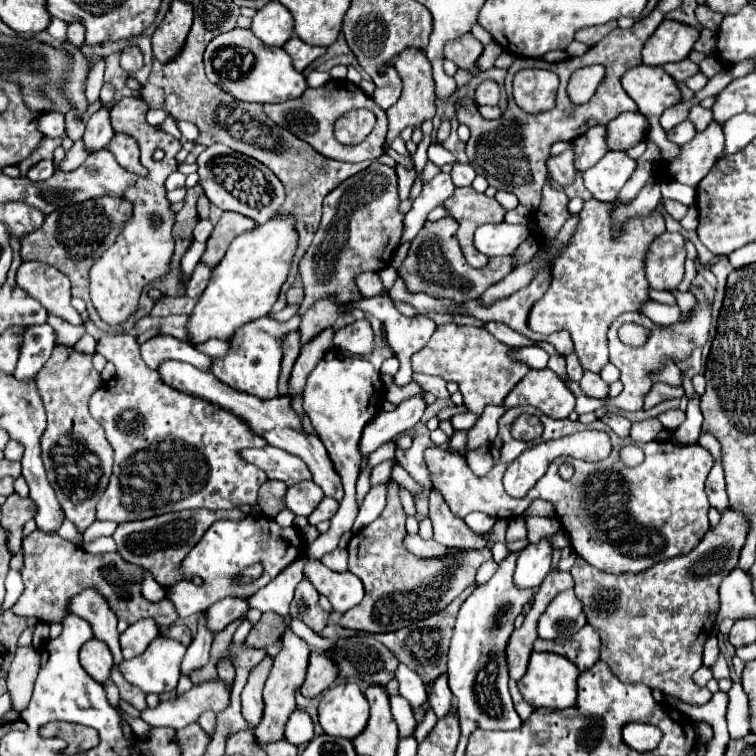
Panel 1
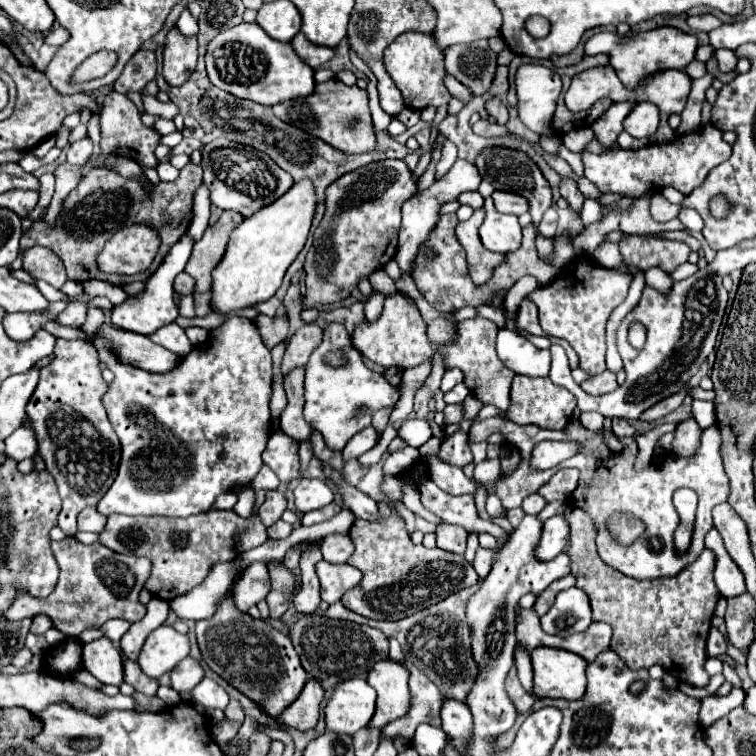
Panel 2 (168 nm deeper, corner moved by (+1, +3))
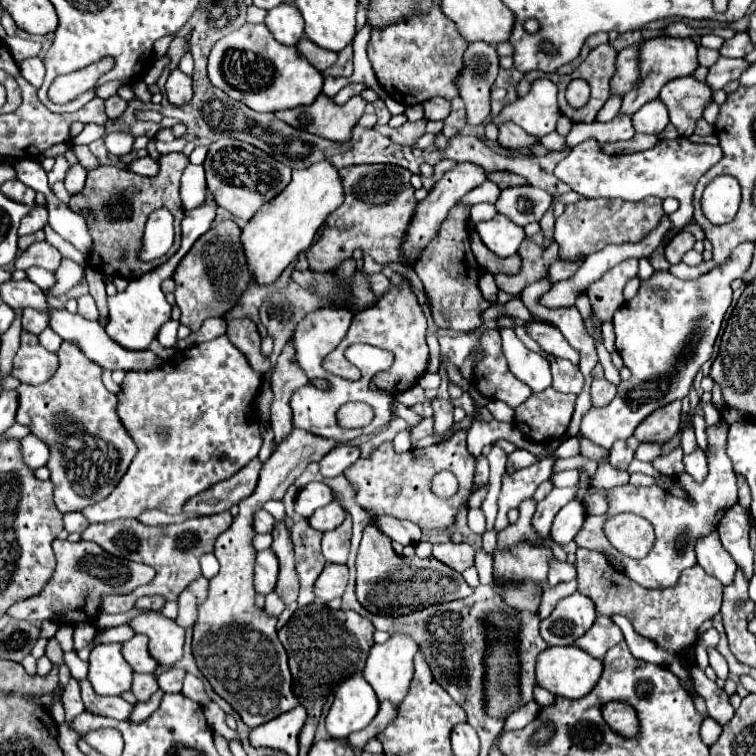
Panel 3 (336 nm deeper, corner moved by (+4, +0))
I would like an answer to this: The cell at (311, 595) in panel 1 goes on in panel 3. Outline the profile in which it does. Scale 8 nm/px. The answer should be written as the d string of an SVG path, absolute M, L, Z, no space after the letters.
M299 519L291 527L293 543L295 543L295 571L299 577L299 599L297 603L303 607L313 603L313 583L325 567L325 557L321 553L321 537L323 533L313 529L307 519Z

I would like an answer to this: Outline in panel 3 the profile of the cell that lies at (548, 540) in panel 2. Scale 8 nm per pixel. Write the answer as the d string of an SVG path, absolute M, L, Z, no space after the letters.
M573 499L571 503L567 503L567 505L555 515L555 521L553 521L553 527L551 527L553 541L559 543L559 545L565 545L565 543L573 541L573 537L577 535L577 531L581 529L581 525L583 525L583 521L585 521L585 517L587 517L585 501Z

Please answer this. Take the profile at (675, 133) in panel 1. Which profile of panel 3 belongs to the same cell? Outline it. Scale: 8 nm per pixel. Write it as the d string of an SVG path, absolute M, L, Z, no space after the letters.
M719 57L719 61L709 69L707 85L713 89L723 89L729 81L737 81L745 69L749 69L749 63L745 59Z

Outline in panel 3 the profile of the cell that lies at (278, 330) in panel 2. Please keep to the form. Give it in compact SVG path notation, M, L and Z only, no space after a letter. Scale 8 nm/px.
M249 319L227 321L227 337L247 357L253 371L257 371L257 373L269 371L269 359L261 355L261 337L259 337L253 321L249 321Z

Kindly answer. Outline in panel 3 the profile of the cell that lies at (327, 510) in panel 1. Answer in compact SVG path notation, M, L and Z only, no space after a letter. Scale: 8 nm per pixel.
M333 501L331 505L325 505L325 507L317 509L309 517L309 521L311 521L311 527L315 527L315 529L325 533L325 531L331 531L331 529L339 527L345 521L345 511L337 501Z

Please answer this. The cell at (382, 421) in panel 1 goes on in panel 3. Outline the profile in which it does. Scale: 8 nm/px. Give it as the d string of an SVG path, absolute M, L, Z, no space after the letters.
M337 445L327 457L319 461L319 471L323 477L337 477L347 467L351 467L359 459L359 447L355 445Z

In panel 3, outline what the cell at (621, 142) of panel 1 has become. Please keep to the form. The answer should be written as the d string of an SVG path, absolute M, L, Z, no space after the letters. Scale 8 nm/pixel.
M661 99L649 101L647 105L643 105L643 109L639 109L633 115L633 125L637 129L637 133L661 133L669 123L669 115L667 115L667 107Z

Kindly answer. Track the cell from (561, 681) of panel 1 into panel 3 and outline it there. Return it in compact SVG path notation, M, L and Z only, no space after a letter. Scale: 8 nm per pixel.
M575 645L567 647L547 647L539 657L537 657L537 683L539 687L545 687L553 695L567 697L567 699L581 699L585 697L599 681L603 673L603 661L591 657L583 649Z

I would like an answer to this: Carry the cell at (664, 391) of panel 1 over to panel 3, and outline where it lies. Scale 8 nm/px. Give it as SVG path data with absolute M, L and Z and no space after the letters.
M673 401L671 405L665 405L663 409L651 413L651 417L647 417L647 421L643 421L639 429L635 429L633 437L639 443L665 445L679 431L679 425L681 425L681 401Z

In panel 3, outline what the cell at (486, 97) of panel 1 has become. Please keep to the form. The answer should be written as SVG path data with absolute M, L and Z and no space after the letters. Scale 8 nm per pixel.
M507 123L499 127L499 143L509 151L519 151L519 149L533 151L533 147L539 143L539 137L523 131L515 123Z

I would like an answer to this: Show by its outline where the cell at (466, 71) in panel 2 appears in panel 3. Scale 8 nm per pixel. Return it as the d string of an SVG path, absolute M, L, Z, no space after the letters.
M471 43L459 77L459 93L467 107L467 125L481 125L491 113L491 85L497 77L499 55L493 45Z

